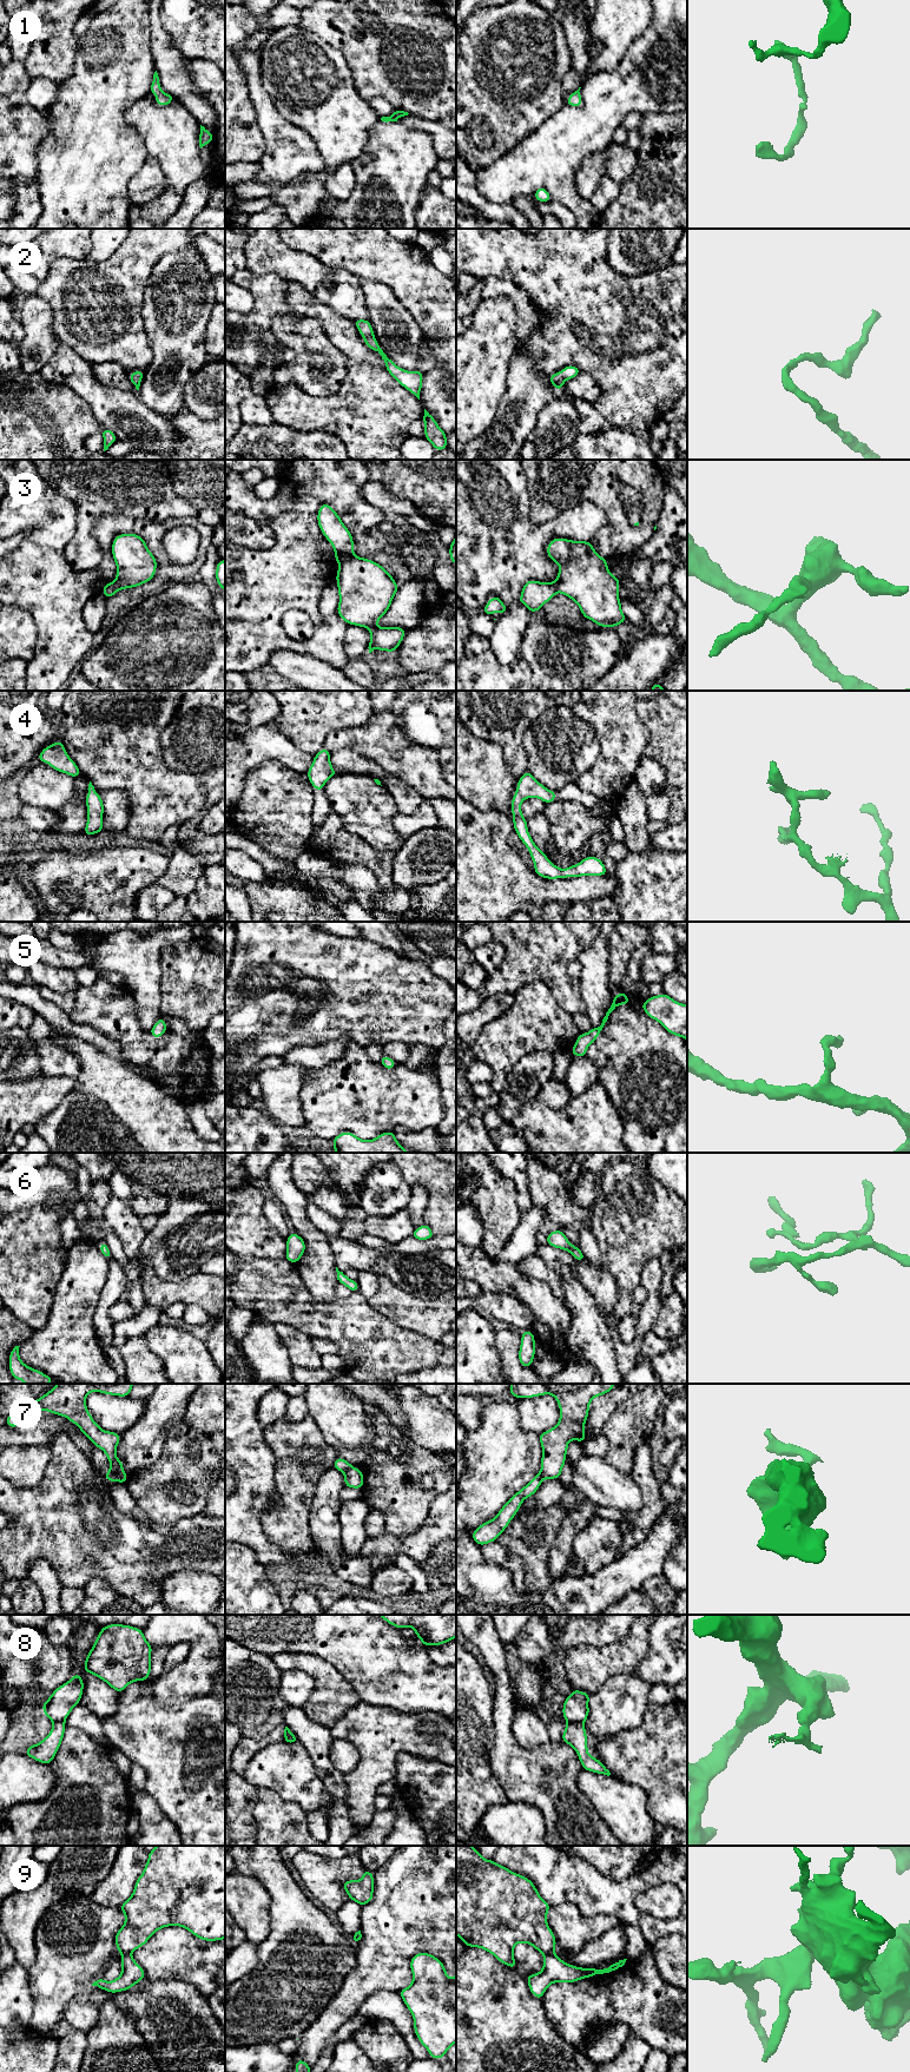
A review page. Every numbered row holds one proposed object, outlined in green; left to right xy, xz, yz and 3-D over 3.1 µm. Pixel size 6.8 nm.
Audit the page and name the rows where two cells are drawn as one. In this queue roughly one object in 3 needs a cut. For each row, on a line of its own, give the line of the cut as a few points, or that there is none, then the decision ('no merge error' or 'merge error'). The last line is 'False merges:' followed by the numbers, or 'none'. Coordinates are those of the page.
1: cut none; no merge error
2: cut none; no merge error
3: cut xz (354, 554), (338, 562); merge error
4: cut none; no merge error
5: cut none; no merge error
6: cut none; no merge error
7: cut xy (111, 1469), (123, 1483); merge error
8: cut yz (584, 1722), (568, 1723); merge error
9: cut yz (553, 1951), (543, 1954); merge error
False merges: 3, 7, 8, 9

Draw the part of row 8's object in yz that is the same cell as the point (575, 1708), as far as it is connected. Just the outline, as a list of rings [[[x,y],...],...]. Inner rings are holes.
[[[573,1689],[571,1695],[565,1698],[562,1707],[562,1716],[568,1723],[585,1723],[589,1715],[589,1697],[589,1694]]]

